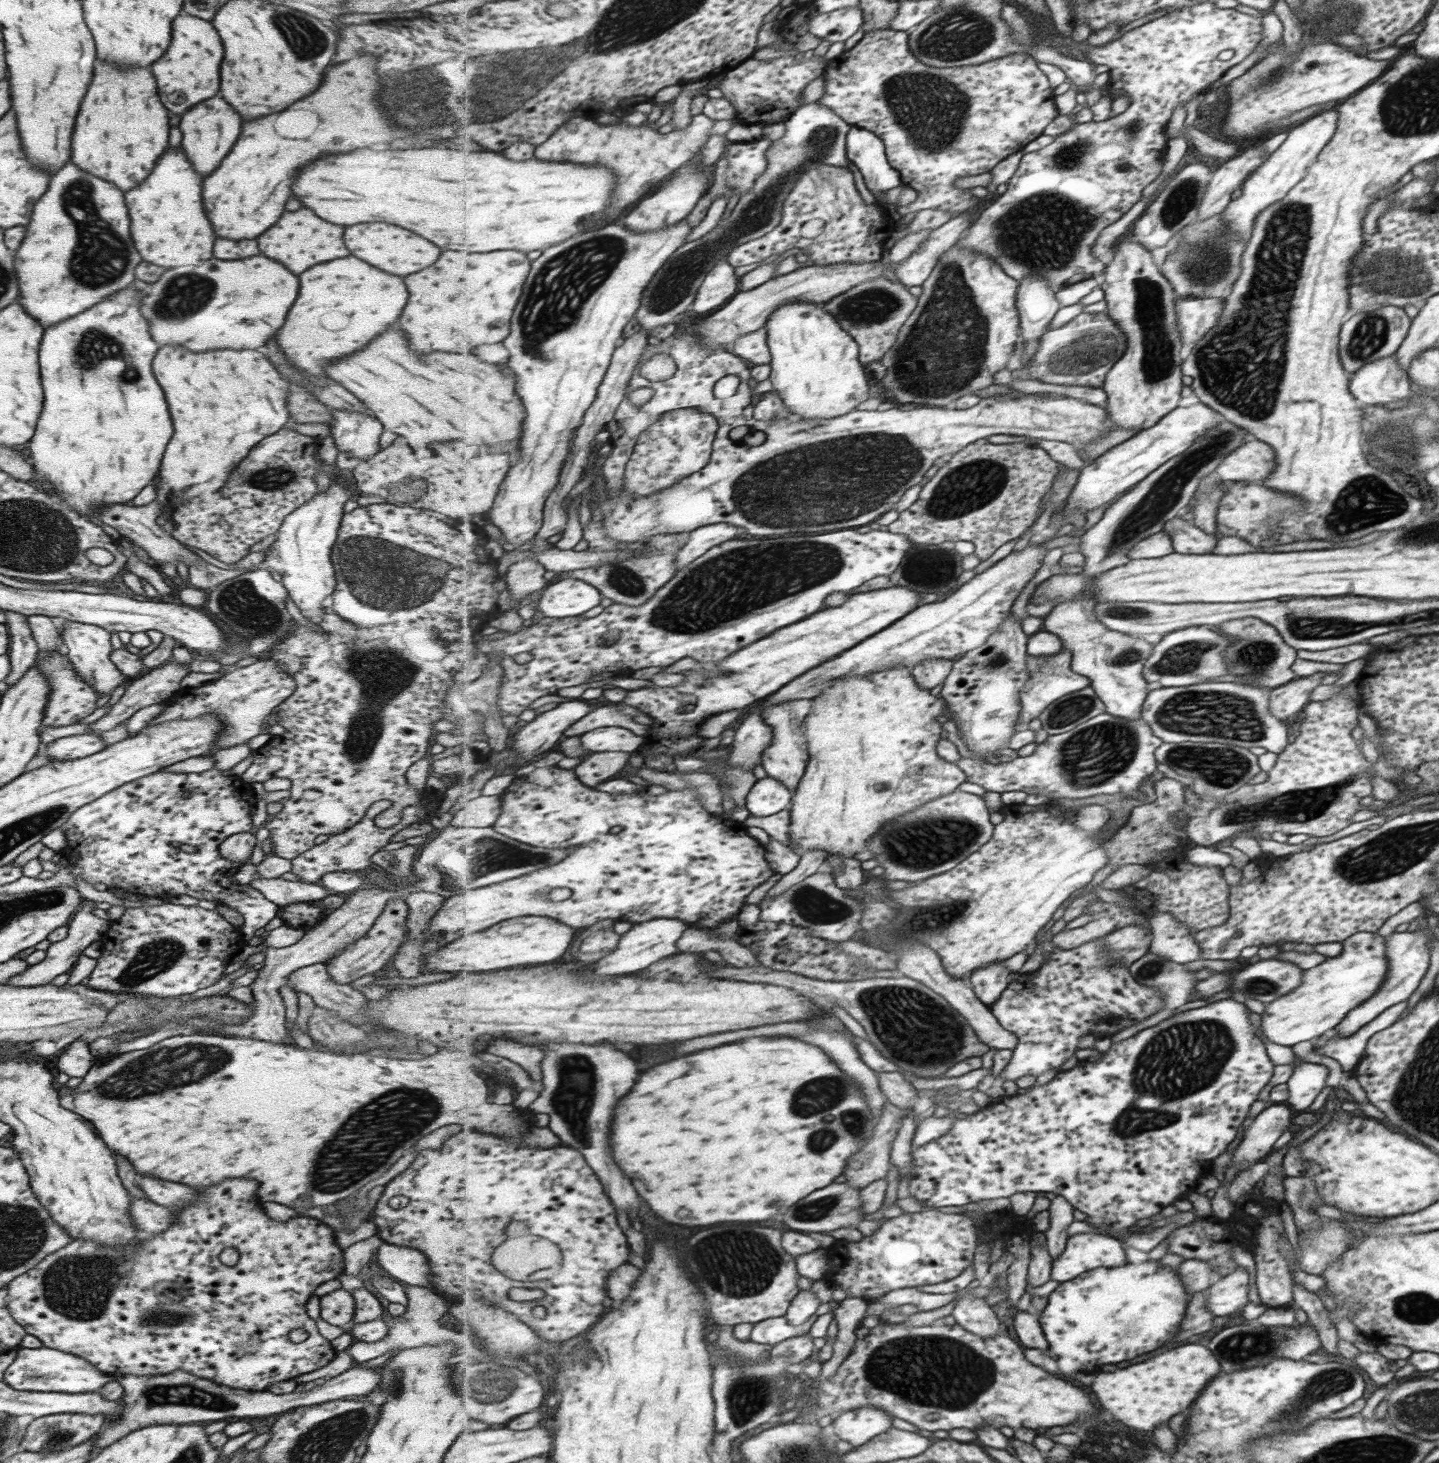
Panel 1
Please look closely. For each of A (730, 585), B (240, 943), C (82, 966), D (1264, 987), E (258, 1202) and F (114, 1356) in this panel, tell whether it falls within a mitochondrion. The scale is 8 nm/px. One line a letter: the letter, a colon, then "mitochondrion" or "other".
A: mitochondrion
B: other
C: other
D: mitochondrion
E: other
F: other

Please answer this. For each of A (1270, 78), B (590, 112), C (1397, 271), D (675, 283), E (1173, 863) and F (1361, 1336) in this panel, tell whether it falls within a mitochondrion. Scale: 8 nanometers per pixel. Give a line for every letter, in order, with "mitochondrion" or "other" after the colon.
A: mitochondrion
B: other
C: mitochondrion
D: mitochondrion
E: other
F: other

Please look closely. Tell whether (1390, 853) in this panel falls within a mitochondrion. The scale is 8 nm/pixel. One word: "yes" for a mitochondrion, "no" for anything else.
yes

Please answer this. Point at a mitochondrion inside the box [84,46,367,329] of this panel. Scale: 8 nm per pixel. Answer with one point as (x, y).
(183, 296)

